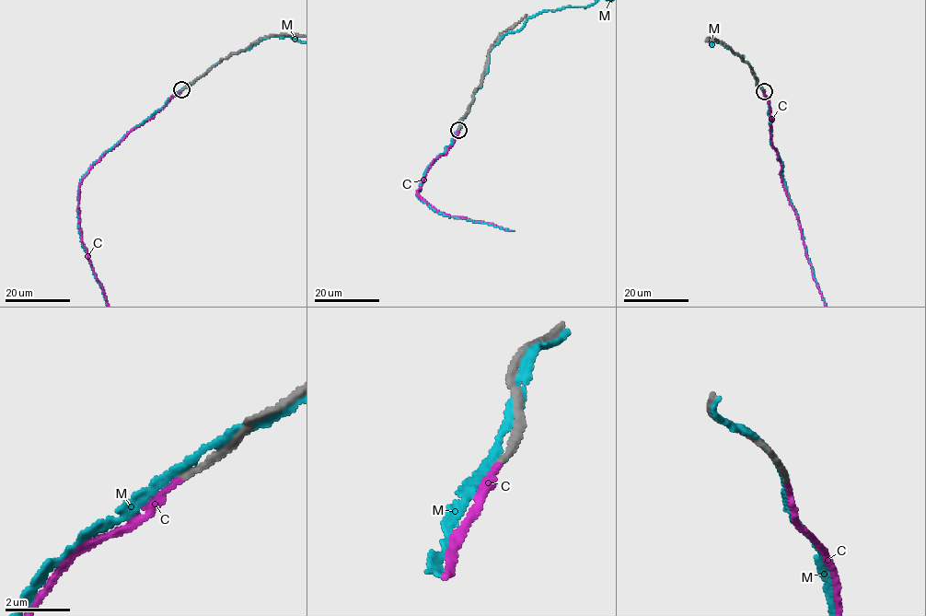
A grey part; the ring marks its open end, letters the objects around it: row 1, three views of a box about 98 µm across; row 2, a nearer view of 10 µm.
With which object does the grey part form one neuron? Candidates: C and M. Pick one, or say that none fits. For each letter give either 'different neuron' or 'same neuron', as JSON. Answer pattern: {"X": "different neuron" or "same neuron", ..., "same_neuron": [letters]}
{"C": "same neuron", "M": "different neuron", "same_neuron": ["C"]}

